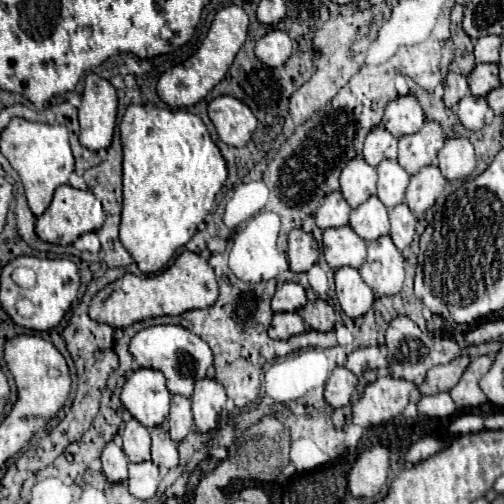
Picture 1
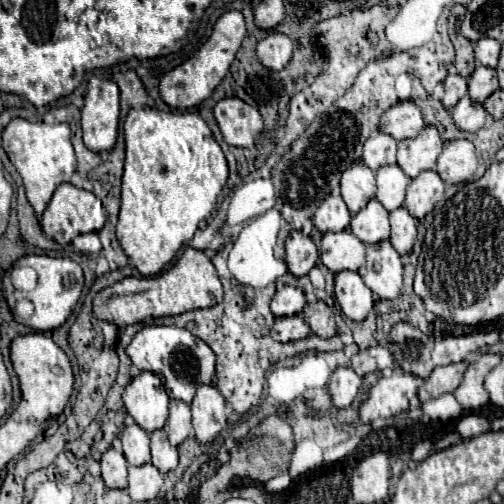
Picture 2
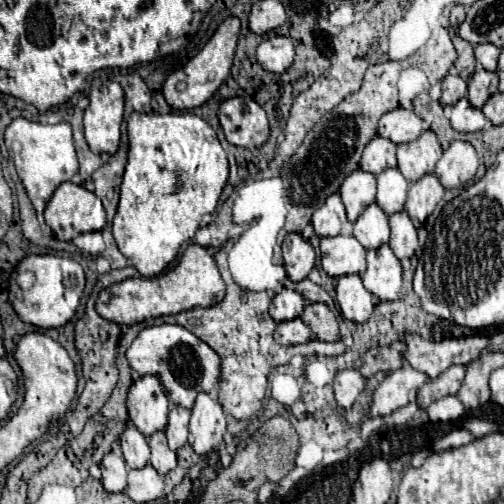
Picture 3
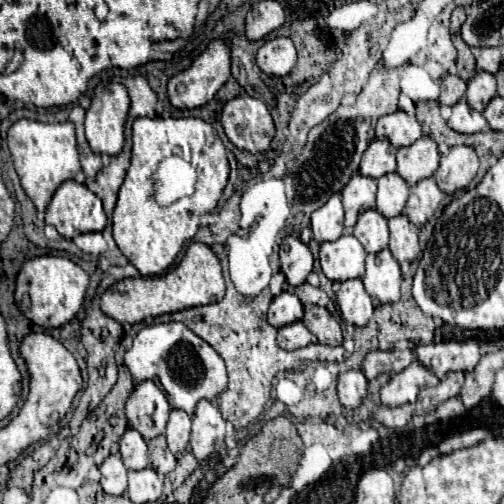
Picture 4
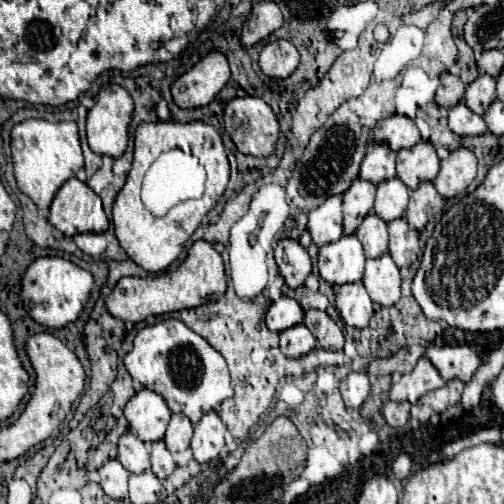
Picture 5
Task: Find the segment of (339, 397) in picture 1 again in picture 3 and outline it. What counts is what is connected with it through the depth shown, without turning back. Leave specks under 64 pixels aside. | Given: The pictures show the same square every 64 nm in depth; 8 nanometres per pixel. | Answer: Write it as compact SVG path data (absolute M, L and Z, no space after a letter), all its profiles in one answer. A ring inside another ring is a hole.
M346 368L346 370L336 372L334 396L336 396L338 406L350 408L354 404L356 396L362 392L362 388L364 388L364 378L354 368Z

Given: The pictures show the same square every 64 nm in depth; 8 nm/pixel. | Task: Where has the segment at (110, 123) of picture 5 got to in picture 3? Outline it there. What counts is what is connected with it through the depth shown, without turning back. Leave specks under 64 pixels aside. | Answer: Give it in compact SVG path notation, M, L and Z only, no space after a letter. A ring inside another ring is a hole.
M98 78L92 80L92 88L88 94L88 108L84 110L84 134L92 152L114 154L120 144L120 124L124 114L124 90L118 82L102 82Z

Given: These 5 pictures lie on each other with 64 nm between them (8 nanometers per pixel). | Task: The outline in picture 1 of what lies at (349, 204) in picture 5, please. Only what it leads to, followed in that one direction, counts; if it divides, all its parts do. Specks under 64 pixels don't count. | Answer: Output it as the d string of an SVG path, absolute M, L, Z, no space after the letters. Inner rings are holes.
M362 156L352 158L342 168L340 190L352 208L360 206L364 200L368 200L368 196L376 194L376 168Z

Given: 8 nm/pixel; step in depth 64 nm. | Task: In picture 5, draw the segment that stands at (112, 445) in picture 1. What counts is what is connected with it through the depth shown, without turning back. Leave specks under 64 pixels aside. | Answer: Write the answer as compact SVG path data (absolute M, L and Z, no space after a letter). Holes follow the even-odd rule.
M118 458L108 460L100 470L100 486L102 490L114 498L114 500L122 500L128 496L128 476L130 472L124 470L124 466L120 464Z

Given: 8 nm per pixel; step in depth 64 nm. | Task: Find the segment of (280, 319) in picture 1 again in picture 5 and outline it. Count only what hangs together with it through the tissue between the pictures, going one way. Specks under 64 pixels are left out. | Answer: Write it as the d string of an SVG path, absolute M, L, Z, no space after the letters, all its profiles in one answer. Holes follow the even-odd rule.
M296 324L296 328L288 328L288 332L280 332L280 350L286 356L302 356L316 348L316 338L304 324Z

